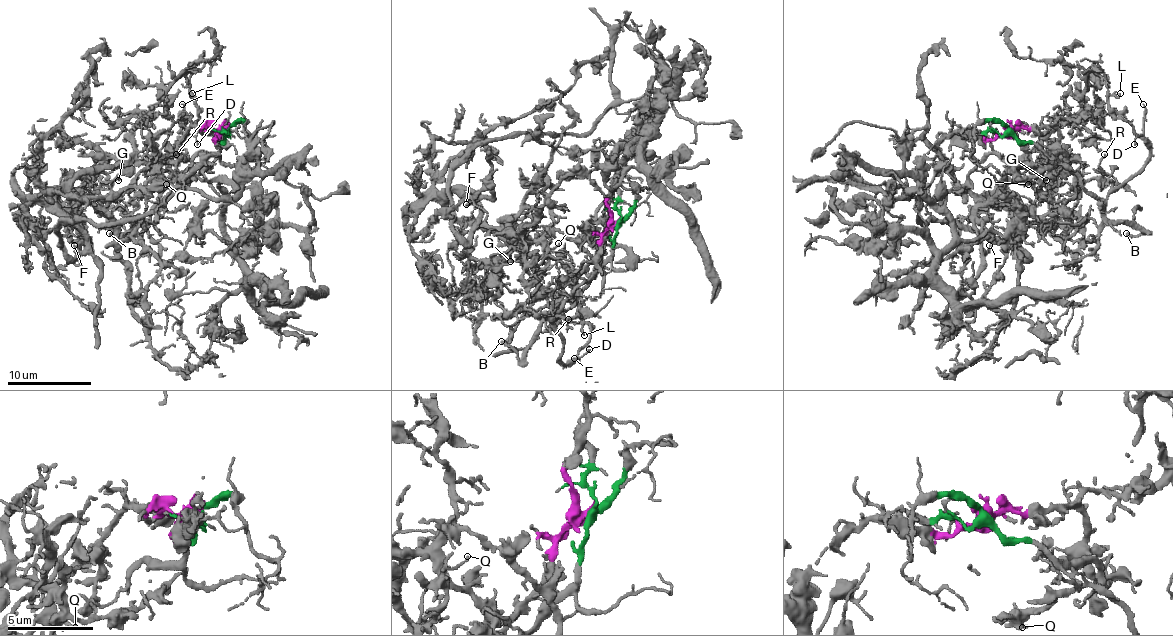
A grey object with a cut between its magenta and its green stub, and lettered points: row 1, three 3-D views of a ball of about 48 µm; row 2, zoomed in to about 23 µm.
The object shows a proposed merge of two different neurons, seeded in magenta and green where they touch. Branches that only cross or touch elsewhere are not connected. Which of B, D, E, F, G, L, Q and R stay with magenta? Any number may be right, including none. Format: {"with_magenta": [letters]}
{"with_magenta": ["F", "G", "Q"]}

